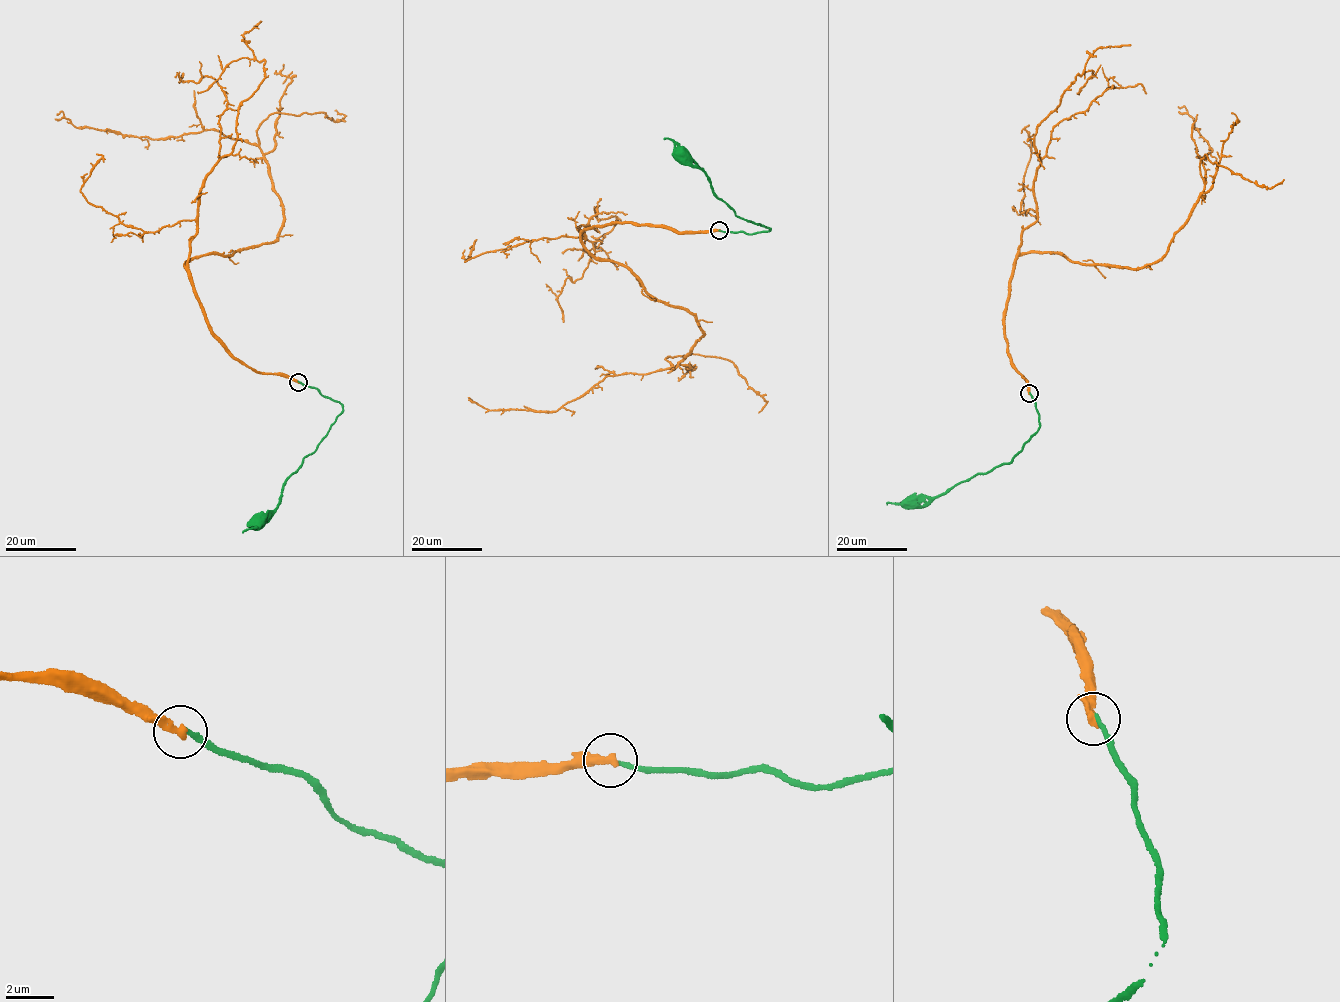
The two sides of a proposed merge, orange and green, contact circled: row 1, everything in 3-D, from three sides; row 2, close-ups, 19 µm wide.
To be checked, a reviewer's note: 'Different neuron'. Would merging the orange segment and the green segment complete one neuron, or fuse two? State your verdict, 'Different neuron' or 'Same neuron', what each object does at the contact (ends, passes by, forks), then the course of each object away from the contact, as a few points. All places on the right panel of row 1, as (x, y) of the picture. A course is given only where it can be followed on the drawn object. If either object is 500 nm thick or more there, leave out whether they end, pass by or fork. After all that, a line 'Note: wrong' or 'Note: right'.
Different neuron. At the ring orange ends. At the ring green ends. Course of orange: (1029, 393), (1004, 318), (1014, 263), (1160, 258), (1211, 152), (1178, 107). Course of green: (1029, 393), (1039, 416), (1038, 431), (1012, 460), (977, 474), (937, 496), (911, 495), (905, 500), (909, 501)
Note: right

